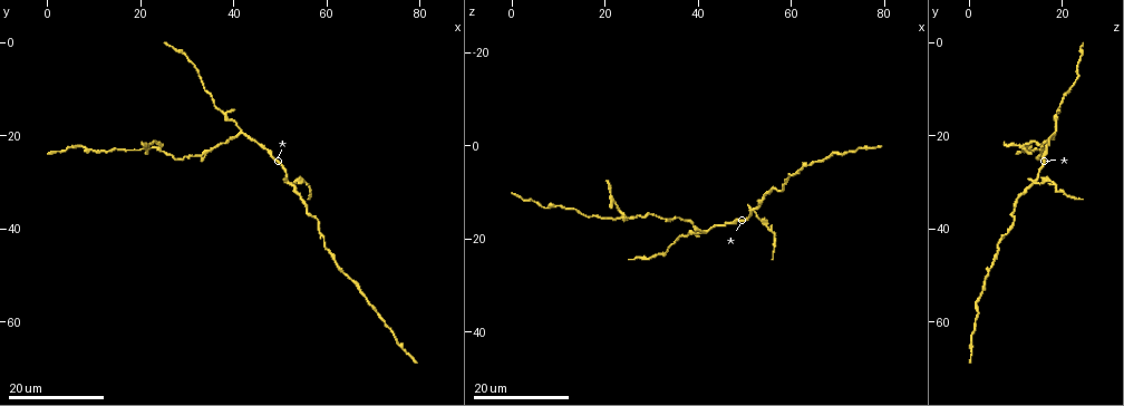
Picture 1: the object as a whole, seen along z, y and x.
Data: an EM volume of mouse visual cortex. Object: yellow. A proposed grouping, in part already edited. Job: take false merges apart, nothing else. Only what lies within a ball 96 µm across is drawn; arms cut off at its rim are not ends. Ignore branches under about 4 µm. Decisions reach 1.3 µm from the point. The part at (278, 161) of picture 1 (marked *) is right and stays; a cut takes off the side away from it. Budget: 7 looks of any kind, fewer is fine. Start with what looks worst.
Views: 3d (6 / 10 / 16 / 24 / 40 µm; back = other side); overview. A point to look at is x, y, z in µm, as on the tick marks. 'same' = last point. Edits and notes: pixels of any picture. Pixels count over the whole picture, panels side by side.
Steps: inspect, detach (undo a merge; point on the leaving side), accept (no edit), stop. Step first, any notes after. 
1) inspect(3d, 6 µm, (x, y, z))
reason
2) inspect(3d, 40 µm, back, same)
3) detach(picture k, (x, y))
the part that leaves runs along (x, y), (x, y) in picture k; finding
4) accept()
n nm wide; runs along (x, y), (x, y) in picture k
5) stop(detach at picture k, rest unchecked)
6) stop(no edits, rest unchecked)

inspect(3d, 16 µm, (52.0, 30.5, 14.0))
four-way junction

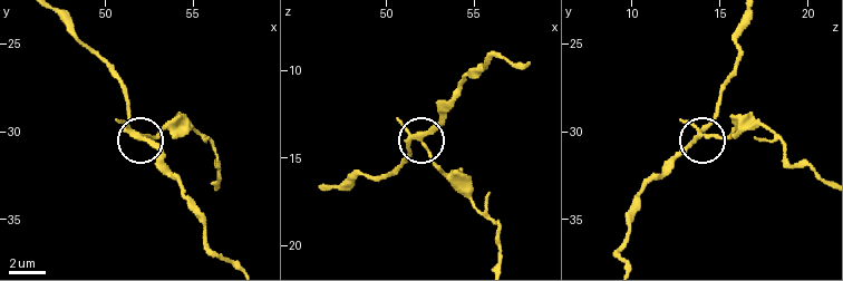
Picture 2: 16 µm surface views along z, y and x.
inspect(3d, 10 µm, (52.0, 30.3, 13.7))

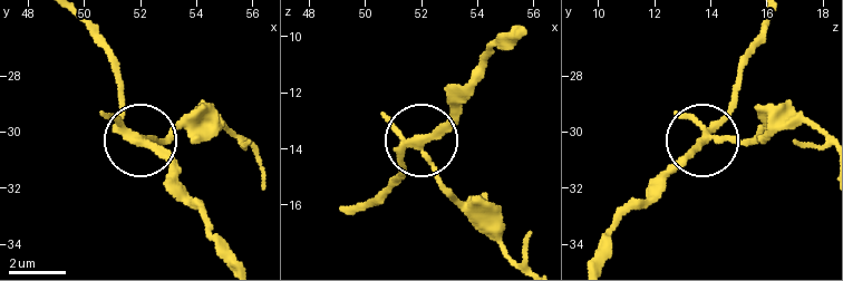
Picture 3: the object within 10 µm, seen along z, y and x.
detach(picture 3, (155, 136))
250 nm wide; two neurons meet here

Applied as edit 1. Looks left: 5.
inspect(overview)

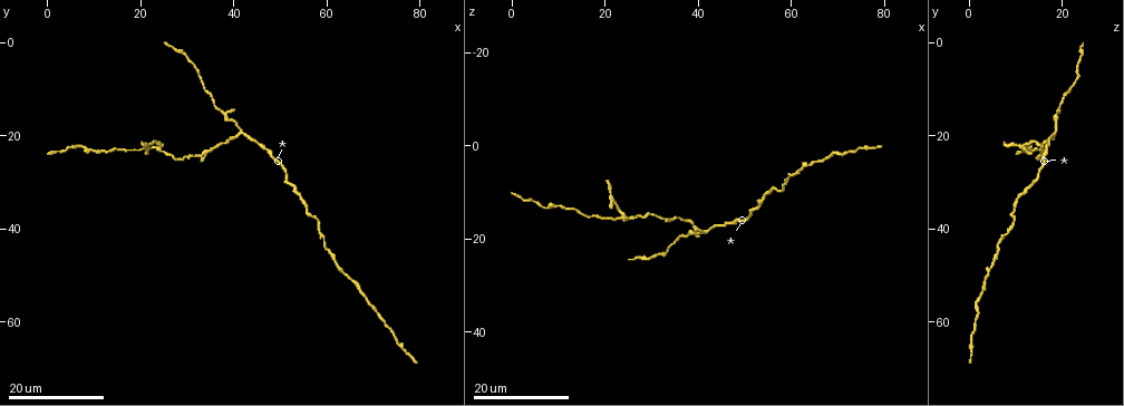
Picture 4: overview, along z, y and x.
inspect(3d, 16 µm, (24.0, 22.5, 15.5))
two arms in line, one across

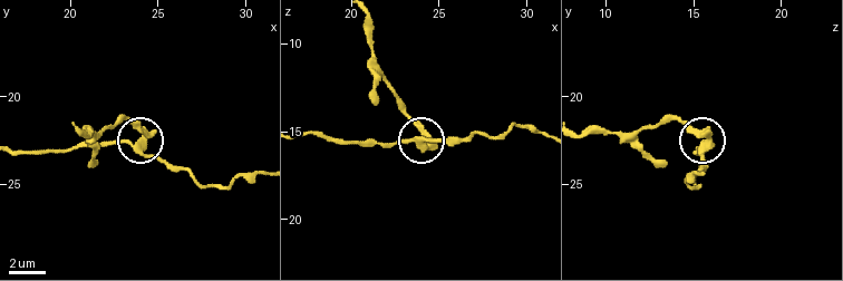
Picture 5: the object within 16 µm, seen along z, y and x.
inspect(3d, 6 µm, (23.6, 22.9, 15.6))

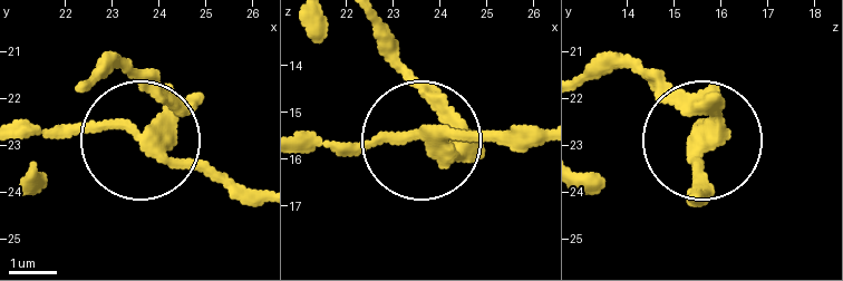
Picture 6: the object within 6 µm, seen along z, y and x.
detach(picture 6, (153, 78))
side arm 11 µm; the part that leaves runs along (154, 136), (162, 105), (129, 73), (98, 80) in picture 6; two neurons meet here

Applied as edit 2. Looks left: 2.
stop(detach at picture 3, detach at picture 6, rest unchecked)

